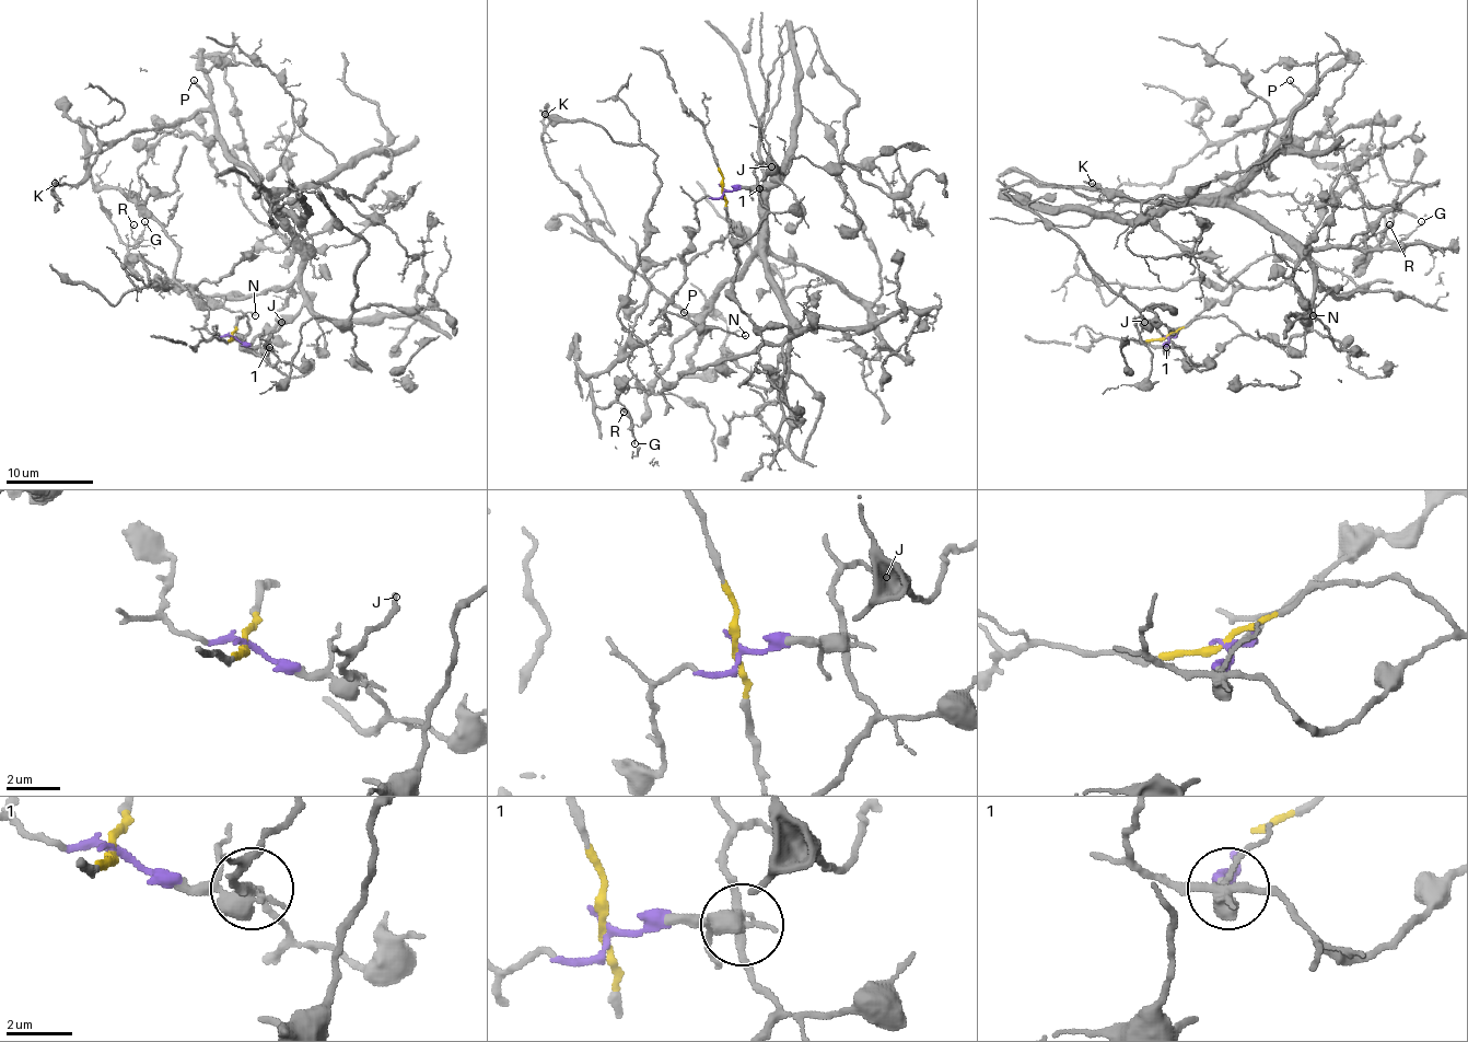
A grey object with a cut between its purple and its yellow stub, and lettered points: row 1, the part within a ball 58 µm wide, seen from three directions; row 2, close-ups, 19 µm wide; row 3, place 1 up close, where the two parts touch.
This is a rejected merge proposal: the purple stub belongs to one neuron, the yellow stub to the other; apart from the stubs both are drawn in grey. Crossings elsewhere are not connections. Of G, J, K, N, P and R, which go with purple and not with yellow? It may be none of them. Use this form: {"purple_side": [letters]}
{"purple_side": ["G", "N", "R"]}

